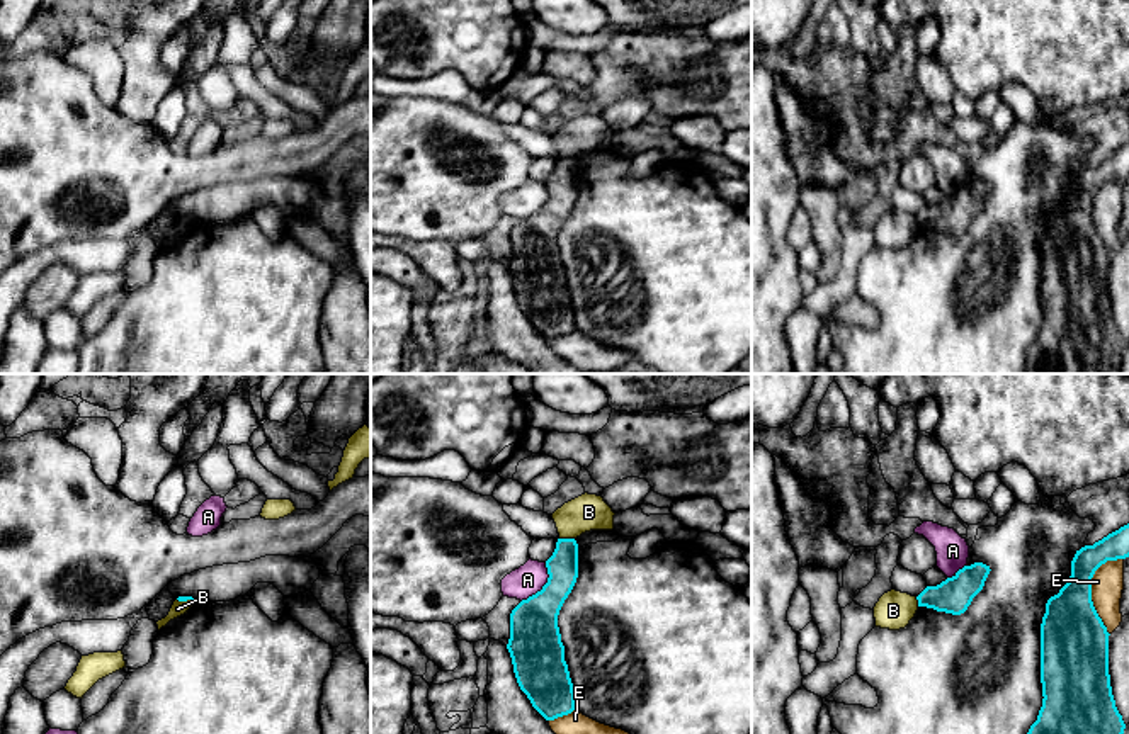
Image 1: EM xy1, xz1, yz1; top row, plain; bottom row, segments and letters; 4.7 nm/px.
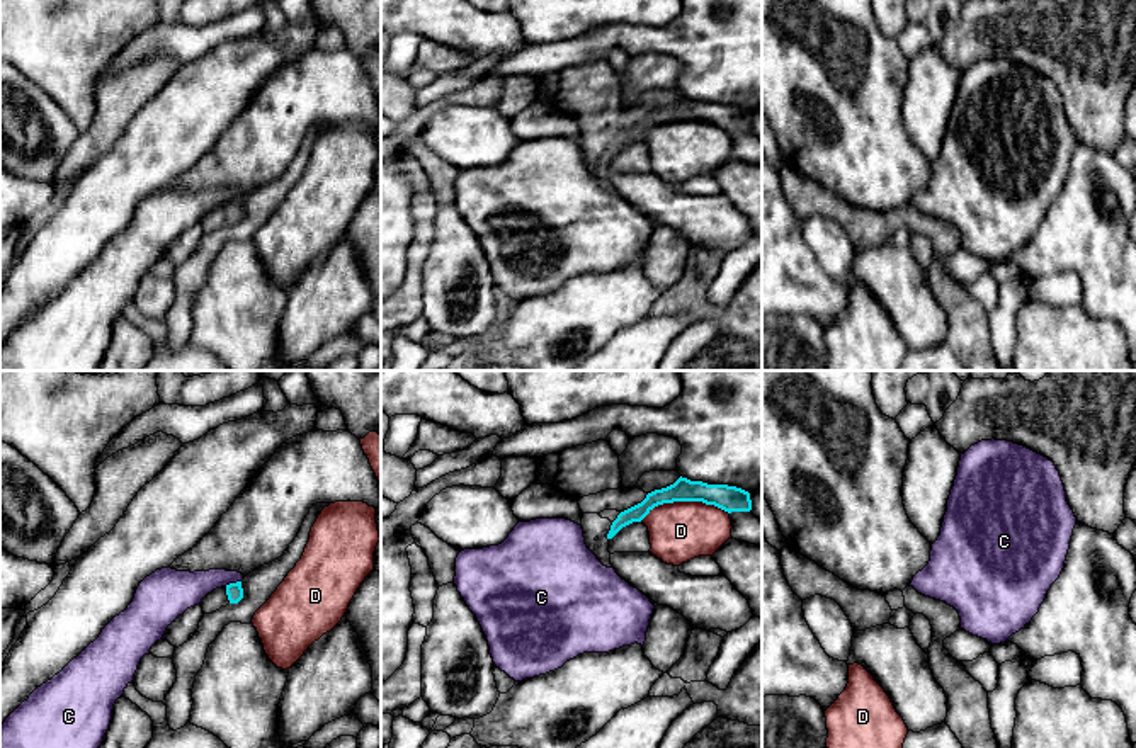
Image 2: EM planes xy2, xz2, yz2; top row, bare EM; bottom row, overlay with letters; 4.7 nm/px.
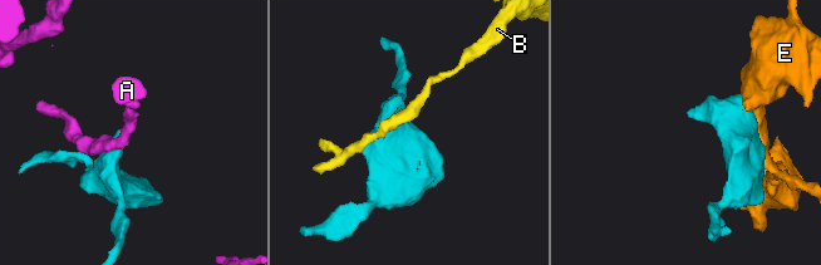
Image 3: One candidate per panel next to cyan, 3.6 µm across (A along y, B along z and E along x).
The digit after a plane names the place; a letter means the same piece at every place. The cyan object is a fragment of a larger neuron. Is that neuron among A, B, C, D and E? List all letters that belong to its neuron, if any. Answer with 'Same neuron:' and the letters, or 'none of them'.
Same neuron: none of them

